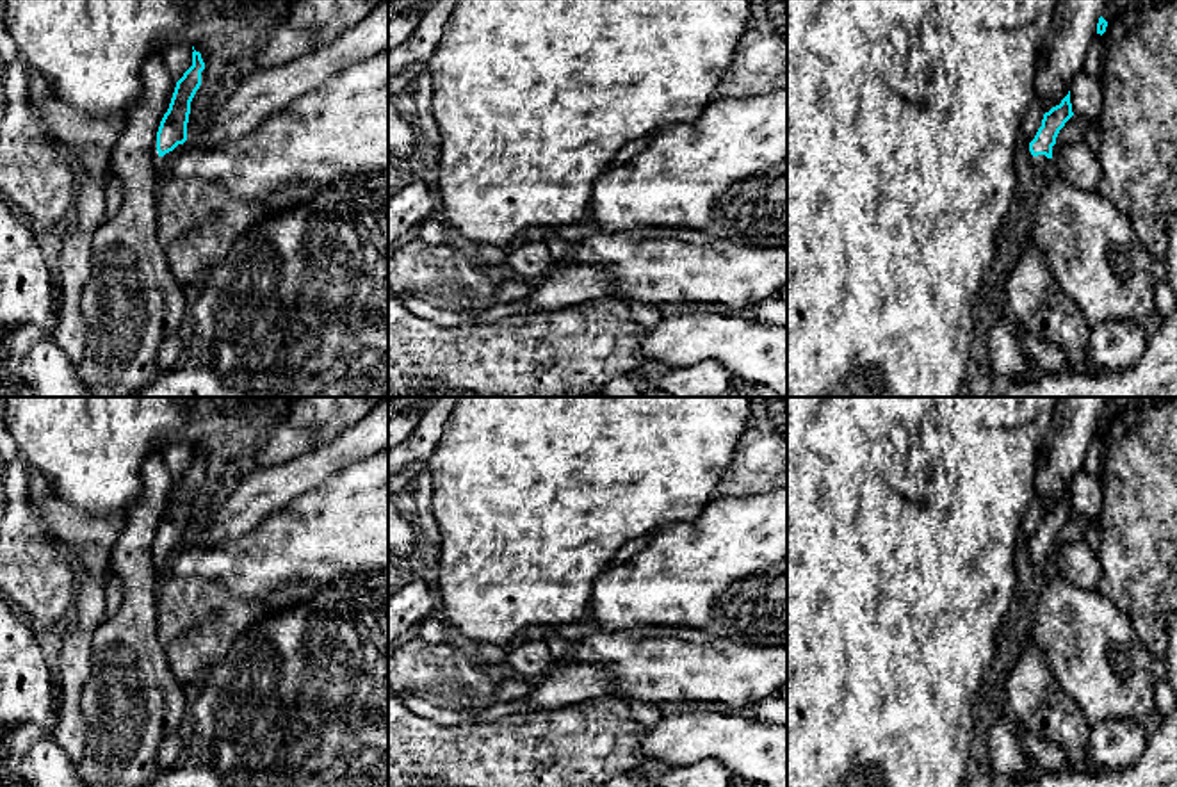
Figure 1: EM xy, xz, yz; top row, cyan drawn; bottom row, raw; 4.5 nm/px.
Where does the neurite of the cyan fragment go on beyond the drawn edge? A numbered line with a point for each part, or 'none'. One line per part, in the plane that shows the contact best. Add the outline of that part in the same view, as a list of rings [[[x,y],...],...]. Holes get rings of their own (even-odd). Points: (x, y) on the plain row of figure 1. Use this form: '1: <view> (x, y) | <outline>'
1: xy (161, 563) | [[[155,536],[155,541],[151,545],[151,557],[153,557],[153,566],[155,566],[155,573],[157,573],[158,582],[164,579],[164,575],[169,568],[169,563],[171,563],[173,556],[175,556],[175,552],[178,550],[180,545],[182,543],[178,543],[173,550],[160,556],[158,550],[157,550],[157,536]]]

